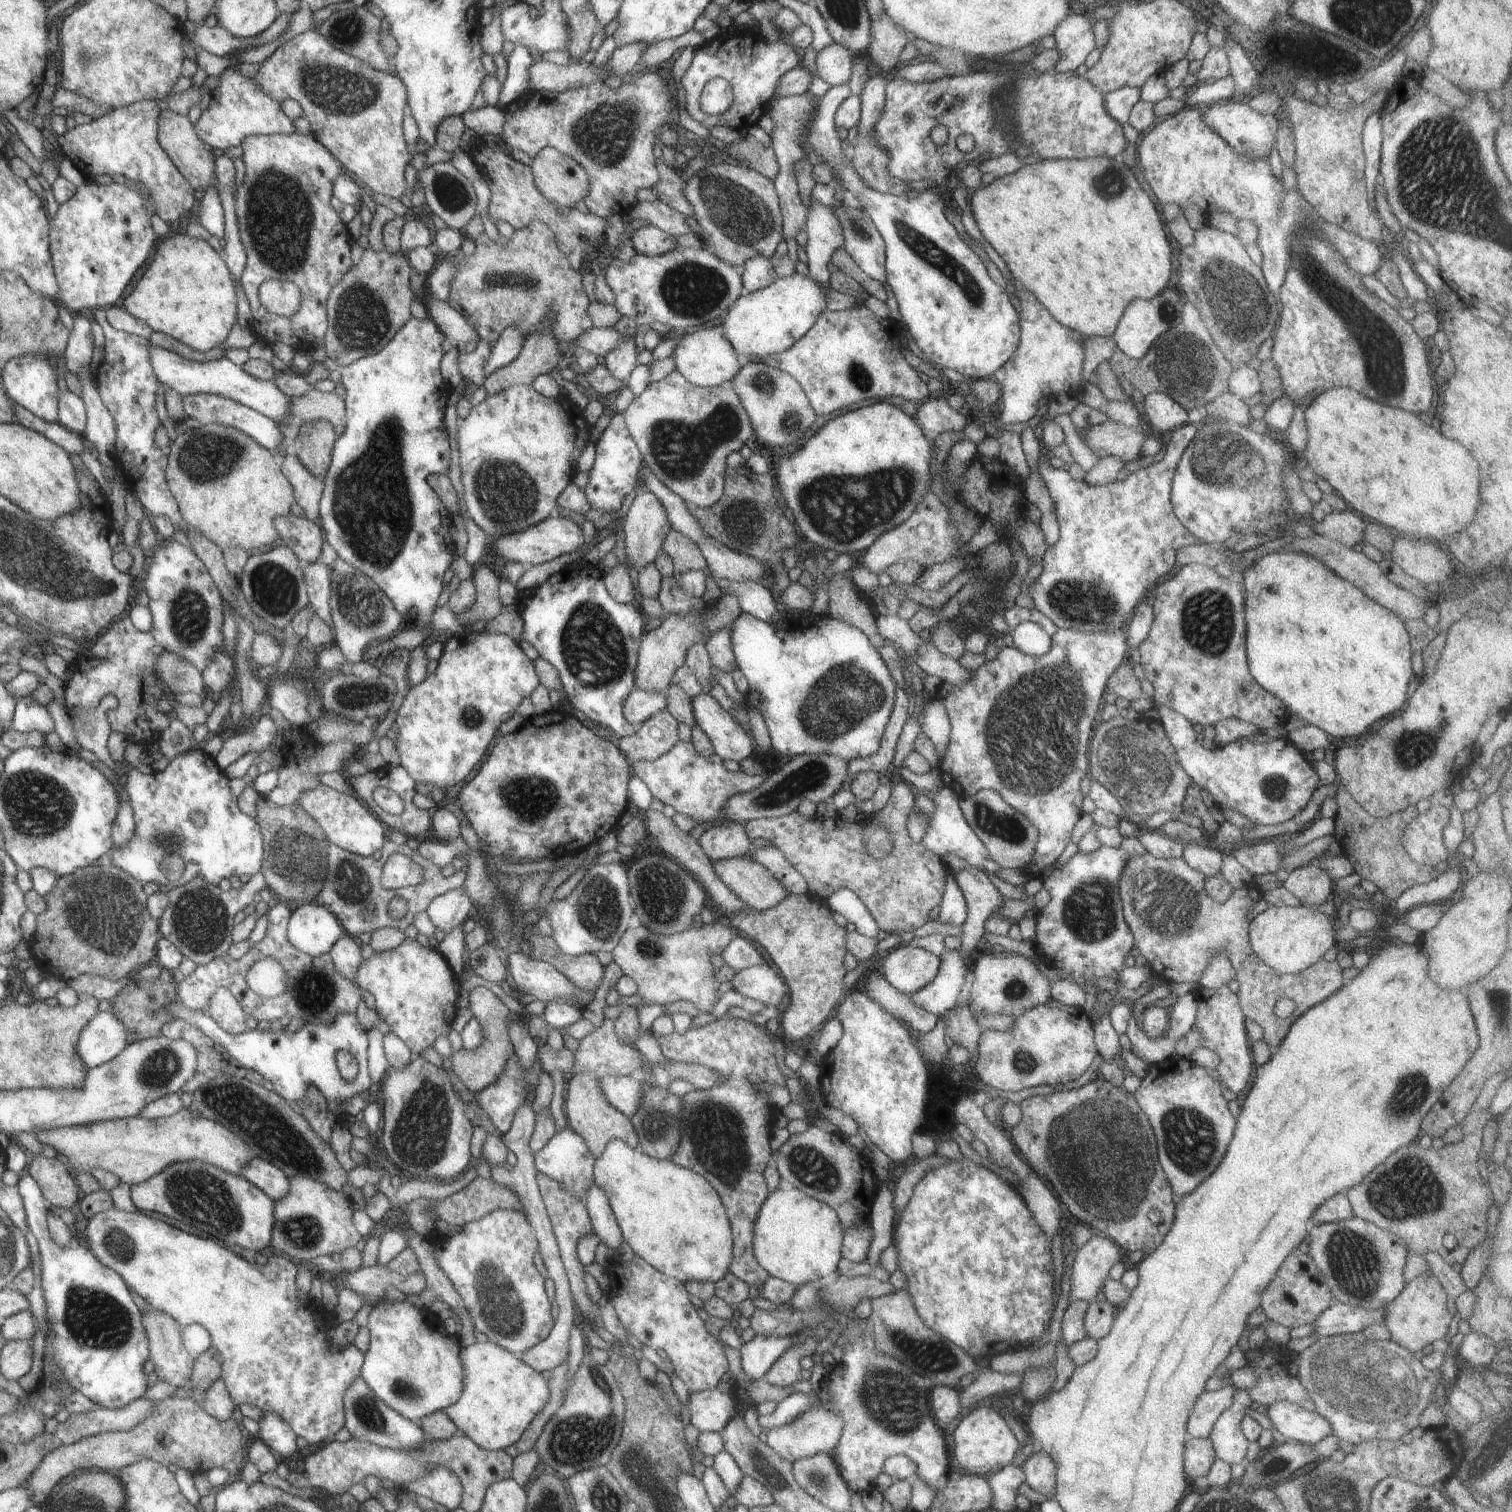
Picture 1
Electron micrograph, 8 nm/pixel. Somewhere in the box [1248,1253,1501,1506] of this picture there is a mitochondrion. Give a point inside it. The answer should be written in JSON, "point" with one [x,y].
{"point":[1333,1372]}

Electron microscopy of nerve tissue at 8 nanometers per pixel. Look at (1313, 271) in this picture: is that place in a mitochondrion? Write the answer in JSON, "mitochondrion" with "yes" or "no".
{"mitochondrion":"yes"}

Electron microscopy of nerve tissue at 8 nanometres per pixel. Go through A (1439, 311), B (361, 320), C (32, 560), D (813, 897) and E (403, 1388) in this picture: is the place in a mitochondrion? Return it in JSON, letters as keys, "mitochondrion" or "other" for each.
{"A":"other","B":"mitochondrion","C":"mitochondrion","D":"other","E":"mitochondrion"}

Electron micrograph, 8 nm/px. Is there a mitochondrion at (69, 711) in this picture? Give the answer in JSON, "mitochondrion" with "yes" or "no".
{"mitochondrion":"no"}

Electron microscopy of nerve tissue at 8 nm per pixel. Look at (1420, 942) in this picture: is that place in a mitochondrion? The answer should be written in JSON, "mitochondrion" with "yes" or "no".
{"mitochondrion":"no"}

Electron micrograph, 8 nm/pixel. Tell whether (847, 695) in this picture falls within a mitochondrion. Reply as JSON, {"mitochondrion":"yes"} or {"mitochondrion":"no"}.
{"mitochondrion":"yes"}

